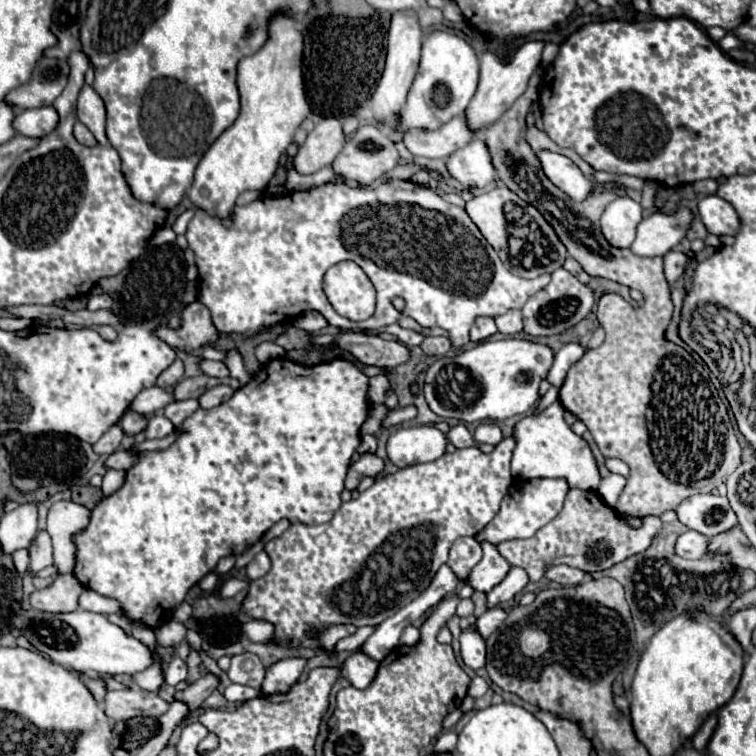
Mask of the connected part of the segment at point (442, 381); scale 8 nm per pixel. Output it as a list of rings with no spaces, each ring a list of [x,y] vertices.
[[[520,338],[480,342],[454,358],[436,360],[426,372],[424,396],[430,410],[442,418],[462,422],[506,420],[524,414],[538,400],[538,386],[554,362],[554,352],[546,344]]]

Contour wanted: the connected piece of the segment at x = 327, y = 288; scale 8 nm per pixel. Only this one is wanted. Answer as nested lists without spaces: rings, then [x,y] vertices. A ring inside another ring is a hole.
[[[352,260],[328,268],[323,290],[335,311],[352,321],[368,319],[375,311],[376,290],[364,270]]]

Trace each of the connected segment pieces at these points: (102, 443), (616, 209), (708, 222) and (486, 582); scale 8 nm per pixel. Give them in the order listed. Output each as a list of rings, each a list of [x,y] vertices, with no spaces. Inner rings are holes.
[[[114,424],[114,426],[108,428],[108,430],[104,432],[104,436],[94,444],[94,452],[96,452],[96,454],[112,454],[112,452],[116,452],[116,450],[120,448],[122,438],[124,438],[122,428]]]
[[[628,196],[616,198],[602,212],[602,234],[604,238],[620,248],[626,248],[634,240],[638,222],[642,220],[642,206]]]
[[[716,194],[704,196],[698,202],[698,214],[710,234],[734,236],[740,228],[740,220],[738,220],[738,214],[734,212],[732,204],[728,204],[724,198],[720,198]]]
[[[482,542],[482,550],[484,550],[484,558],[482,562],[474,568],[474,572],[470,572],[470,580],[468,584],[474,588],[474,590],[480,590],[480,592],[490,592],[490,588],[494,588],[496,584],[500,584],[508,570],[510,570],[510,564],[498,554],[498,550],[490,544],[490,542]]]

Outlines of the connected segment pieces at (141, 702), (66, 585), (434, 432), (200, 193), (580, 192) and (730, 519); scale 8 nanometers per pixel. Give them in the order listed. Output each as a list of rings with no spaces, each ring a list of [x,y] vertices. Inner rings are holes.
[[[140,688],[106,692],[104,712],[110,720],[128,720],[130,716],[154,716],[160,718],[168,708],[168,702],[162,700],[156,692],[144,692]]]
[[[74,574],[58,576],[50,586],[34,590],[30,594],[30,604],[44,612],[74,612],[78,608],[78,596],[82,594],[82,584],[74,580]]]
[[[412,426],[396,430],[386,442],[386,452],[396,468],[406,468],[438,460],[446,452],[446,442],[436,426]]]
[[[276,16],[270,22],[268,42],[238,64],[240,116],[208,148],[188,192],[188,198],[196,208],[220,218],[224,226],[232,224],[236,198],[242,192],[264,190],[268,186],[294,132],[310,114],[302,80],[302,48],[304,42],[302,34],[296,30],[296,20],[290,16]]]
[[[548,150],[540,152],[538,158],[542,162],[542,168],[544,168],[544,174],[548,176],[548,180],[554,186],[558,186],[564,194],[568,194],[572,200],[582,202],[592,194],[592,190],[594,190],[592,182],[580,172],[580,168],[570,158],[548,152]]]
[[[716,494],[690,496],[676,508],[676,514],[684,526],[708,538],[738,526],[738,518],[730,508],[728,498]]]

